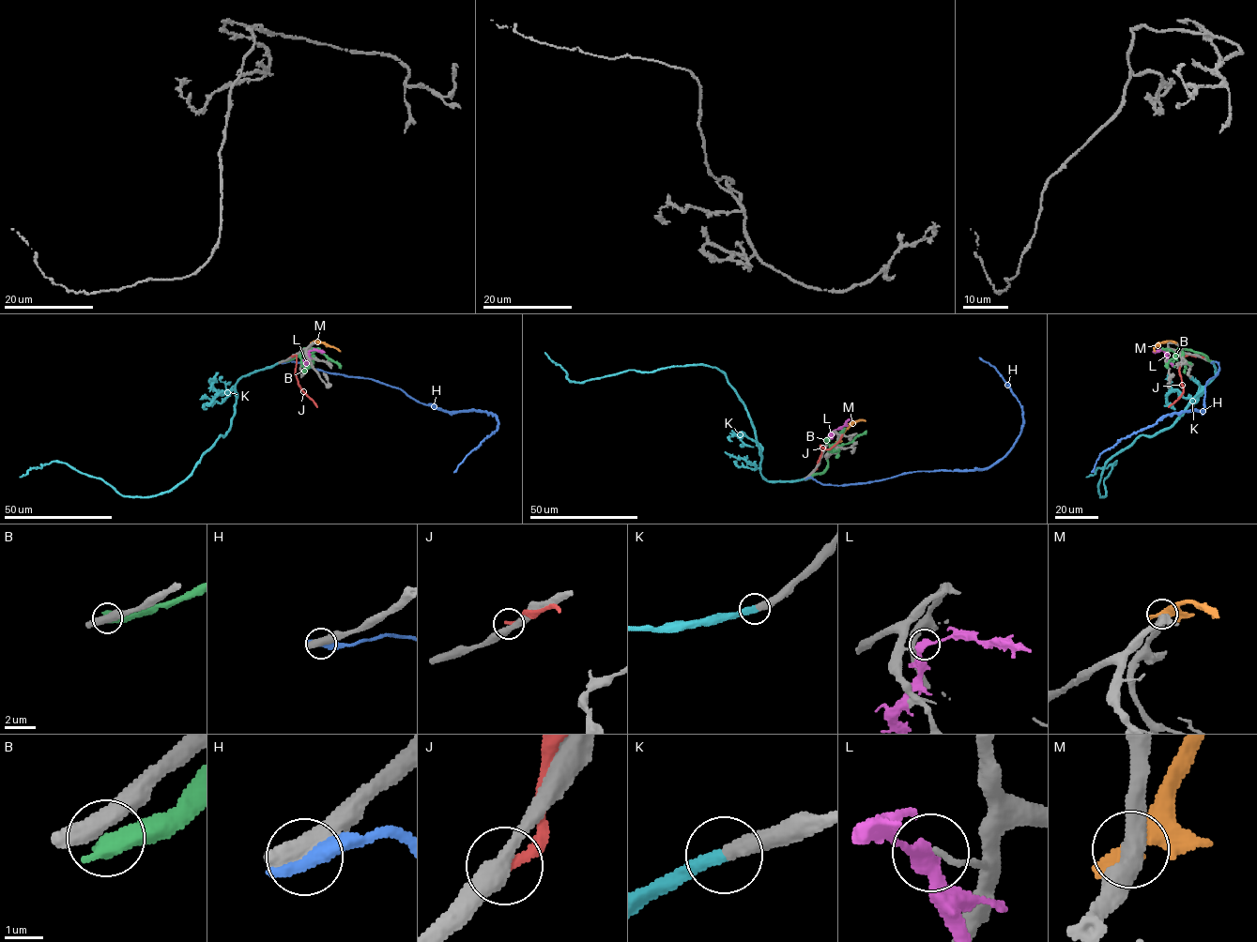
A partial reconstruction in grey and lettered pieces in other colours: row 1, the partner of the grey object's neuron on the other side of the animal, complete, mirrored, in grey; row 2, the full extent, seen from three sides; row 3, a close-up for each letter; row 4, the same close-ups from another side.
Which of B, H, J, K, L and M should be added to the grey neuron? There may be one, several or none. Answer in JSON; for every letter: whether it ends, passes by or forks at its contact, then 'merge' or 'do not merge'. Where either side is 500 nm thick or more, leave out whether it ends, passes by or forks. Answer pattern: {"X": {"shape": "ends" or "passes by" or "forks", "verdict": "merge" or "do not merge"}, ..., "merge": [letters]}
{"B": {"verdict": "do not merge"}, "H": {"verdict": "do not merge"}, "J": {"shape": "ends", "verdict": "do not merge"}, "K": {"shape": "ends", "verdict": "merge"}, "L": {"shape": "passes by", "verdict": "do not merge"}, "M": {"shape": "ends", "verdict": "do not merge"}, "merge": ["K"]}

